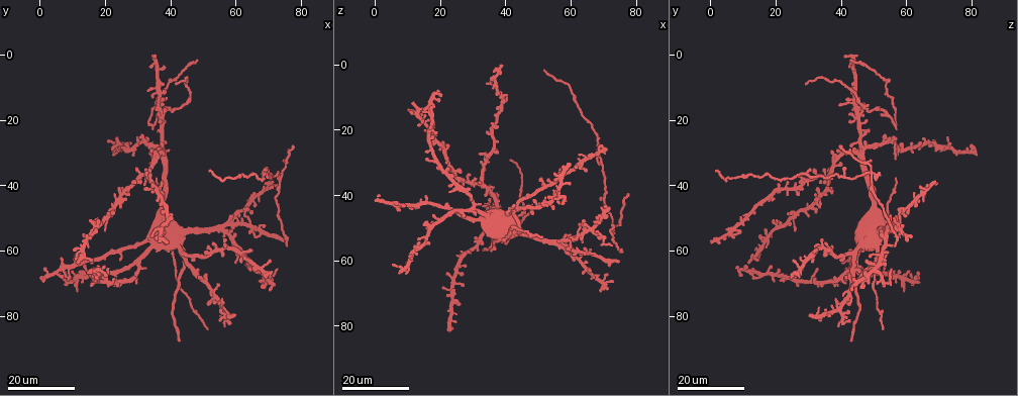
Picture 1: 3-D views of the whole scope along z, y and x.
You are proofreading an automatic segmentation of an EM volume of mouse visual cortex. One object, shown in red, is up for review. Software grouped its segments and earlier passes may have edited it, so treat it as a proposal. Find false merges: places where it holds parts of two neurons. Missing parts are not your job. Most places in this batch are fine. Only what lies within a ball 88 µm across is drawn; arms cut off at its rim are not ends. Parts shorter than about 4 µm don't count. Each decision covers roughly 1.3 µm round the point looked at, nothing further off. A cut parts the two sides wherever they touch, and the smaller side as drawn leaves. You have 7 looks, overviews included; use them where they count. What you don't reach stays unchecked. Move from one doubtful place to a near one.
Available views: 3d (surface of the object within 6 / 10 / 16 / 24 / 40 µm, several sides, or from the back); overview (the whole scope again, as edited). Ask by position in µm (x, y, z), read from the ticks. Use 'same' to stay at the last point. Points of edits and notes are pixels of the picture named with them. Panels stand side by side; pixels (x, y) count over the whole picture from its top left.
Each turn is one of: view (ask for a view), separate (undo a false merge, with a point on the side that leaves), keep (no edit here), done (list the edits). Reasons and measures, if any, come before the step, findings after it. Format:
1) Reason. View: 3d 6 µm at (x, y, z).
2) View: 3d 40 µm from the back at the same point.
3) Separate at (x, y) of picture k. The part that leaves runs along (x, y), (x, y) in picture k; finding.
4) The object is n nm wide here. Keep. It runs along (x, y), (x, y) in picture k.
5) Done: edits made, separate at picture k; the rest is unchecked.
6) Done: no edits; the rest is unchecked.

Three arms meet. View: 3d 24 µm at (32.0, 27.0, 54.0).

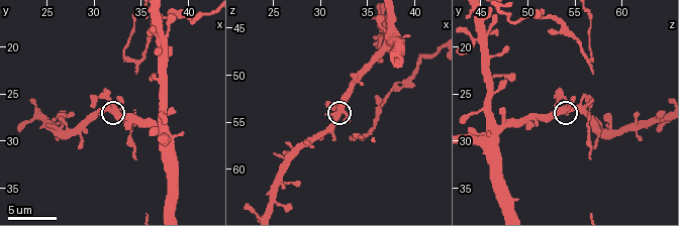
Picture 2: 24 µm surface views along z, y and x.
View: 3d 6 µm at (32.6, 26.6, 54.0).

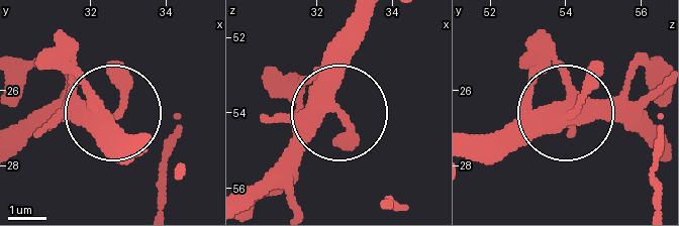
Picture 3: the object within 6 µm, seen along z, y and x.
The side arm is 9 µm long; 3 arms meet here. Keep. One neuron here.

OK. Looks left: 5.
Arms part here. View: 3d 6 µm at (37.8, 18.4, 45.6).

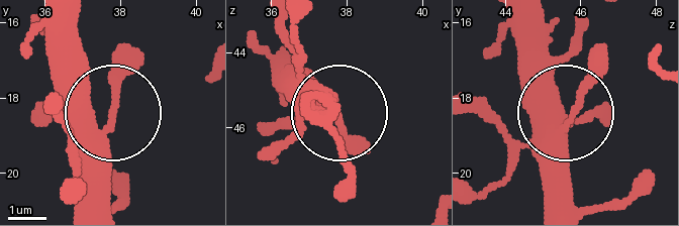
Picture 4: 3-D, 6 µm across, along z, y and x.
The side arm is 22 µm long; 3 arms meet here. Keep. All the same neuron.

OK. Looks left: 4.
A fork. View: 3d 24 µm at (66.0, 66.5, 50.0).

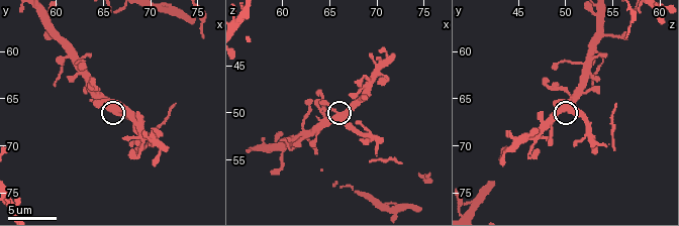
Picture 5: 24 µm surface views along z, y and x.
View: 3d 10 µm at (66.8, 66.2, 50.4).

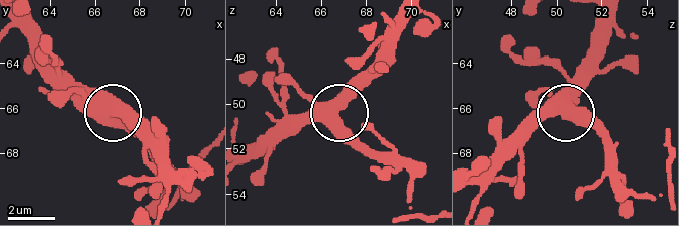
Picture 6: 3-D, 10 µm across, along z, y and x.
3 arms meet here. Keep. All the same neuron.

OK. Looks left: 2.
Looks like a crossing. View: 3d 6 µm at (61.2, 60.6, 52.6).

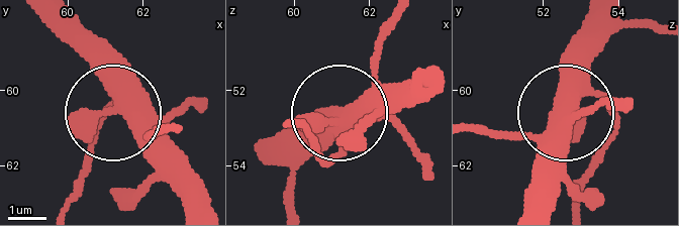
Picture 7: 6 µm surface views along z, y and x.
Other side. View: 3d 6 µm from the back at (61.35, 60.55, 52.75).

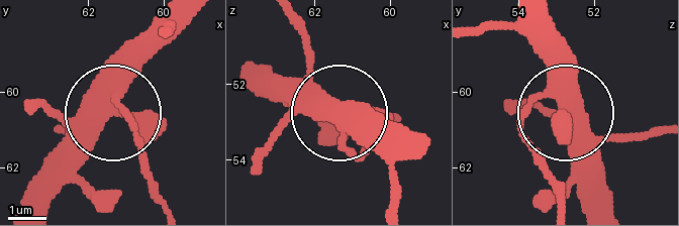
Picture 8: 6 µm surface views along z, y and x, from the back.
The object is 430 nm wide here. Keep. One neuron here.

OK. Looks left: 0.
Done: no edits; the rest is unchecked.

